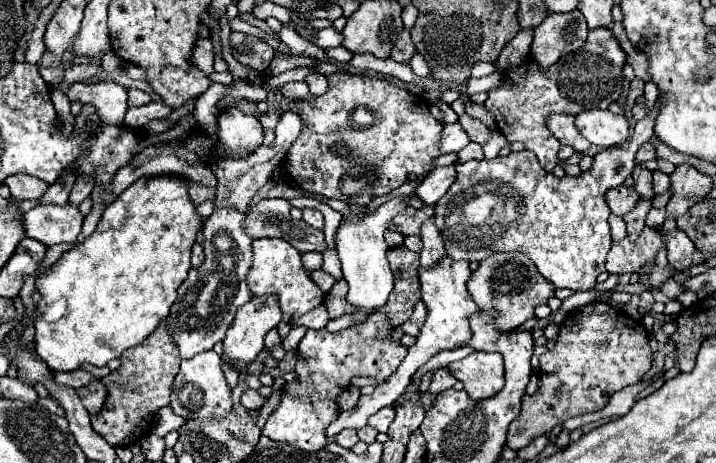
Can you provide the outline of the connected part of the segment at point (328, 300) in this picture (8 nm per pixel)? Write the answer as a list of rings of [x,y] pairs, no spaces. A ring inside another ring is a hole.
[[[344,279],[336,281],[336,285],[324,297],[324,305],[328,309],[328,317],[330,319],[338,319],[338,317],[348,315],[348,313],[354,311],[354,307],[346,301],[346,281]]]

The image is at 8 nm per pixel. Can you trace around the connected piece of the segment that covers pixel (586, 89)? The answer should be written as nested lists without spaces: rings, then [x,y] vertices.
[[[594,29],[588,33],[584,47],[572,55],[562,57],[550,69],[538,67],[534,55],[528,55],[520,67],[508,69],[500,87],[488,91],[486,107],[494,113],[498,129],[508,143],[520,141],[528,151],[536,153],[540,165],[552,171],[558,165],[560,141],[546,127],[546,119],[552,113],[578,115],[588,109],[608,109],[622,93],[622,67],[626,53],[618,45],[618,39],[608,29]]]

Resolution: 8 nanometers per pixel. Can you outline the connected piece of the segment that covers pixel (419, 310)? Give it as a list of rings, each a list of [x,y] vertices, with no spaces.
[[[420,299],[416,303],[416,307],[414,307],[412,317],[402,325],[402,331],[410,333],[410,335],[418,335],[420,329],[422,329],[422,325],[424,325],[424,321],[426,321],[426,303]]]

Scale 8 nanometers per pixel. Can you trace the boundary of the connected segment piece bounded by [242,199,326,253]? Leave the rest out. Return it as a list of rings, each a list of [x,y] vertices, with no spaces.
[[[262,199],[246,211],[246,219],[242,223],[244,231],[252,239],[278,237],[286,239],[298,251],[324,251],[324,231],[306,225],[302,219],[290,217],[290,205],[286,199]]]

